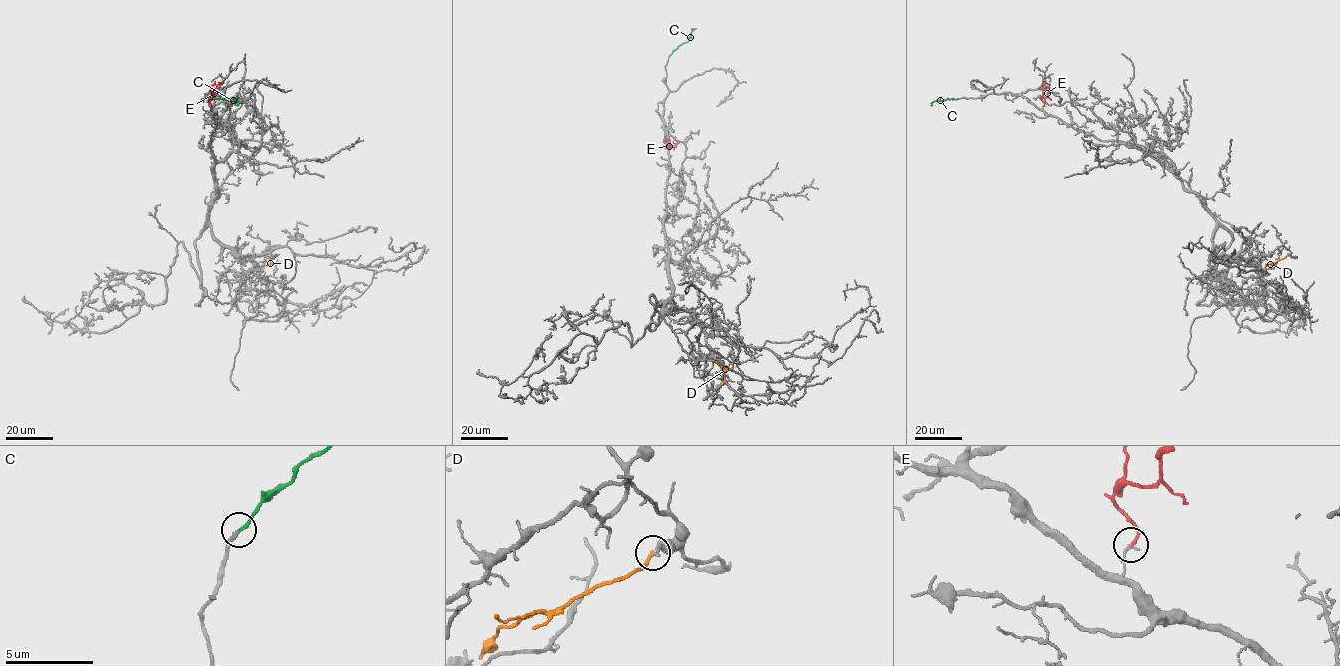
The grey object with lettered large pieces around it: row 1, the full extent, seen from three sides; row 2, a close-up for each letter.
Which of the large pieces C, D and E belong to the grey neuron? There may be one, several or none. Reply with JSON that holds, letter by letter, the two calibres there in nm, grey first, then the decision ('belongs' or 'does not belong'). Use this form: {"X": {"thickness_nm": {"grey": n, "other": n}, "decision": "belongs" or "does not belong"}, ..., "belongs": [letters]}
{"C": {"thickness_nm": {"grey": 240, "other": 190}, "decision": "belongs"}, "D": {"thickness_nm": {"grey": 150, "other": 200}, "decision": "does not belong"}, "E": {"thickness_nm": {"grey": 150, "other": 200}, "decision": "does not belong"}, "belongs": ["C"]}

